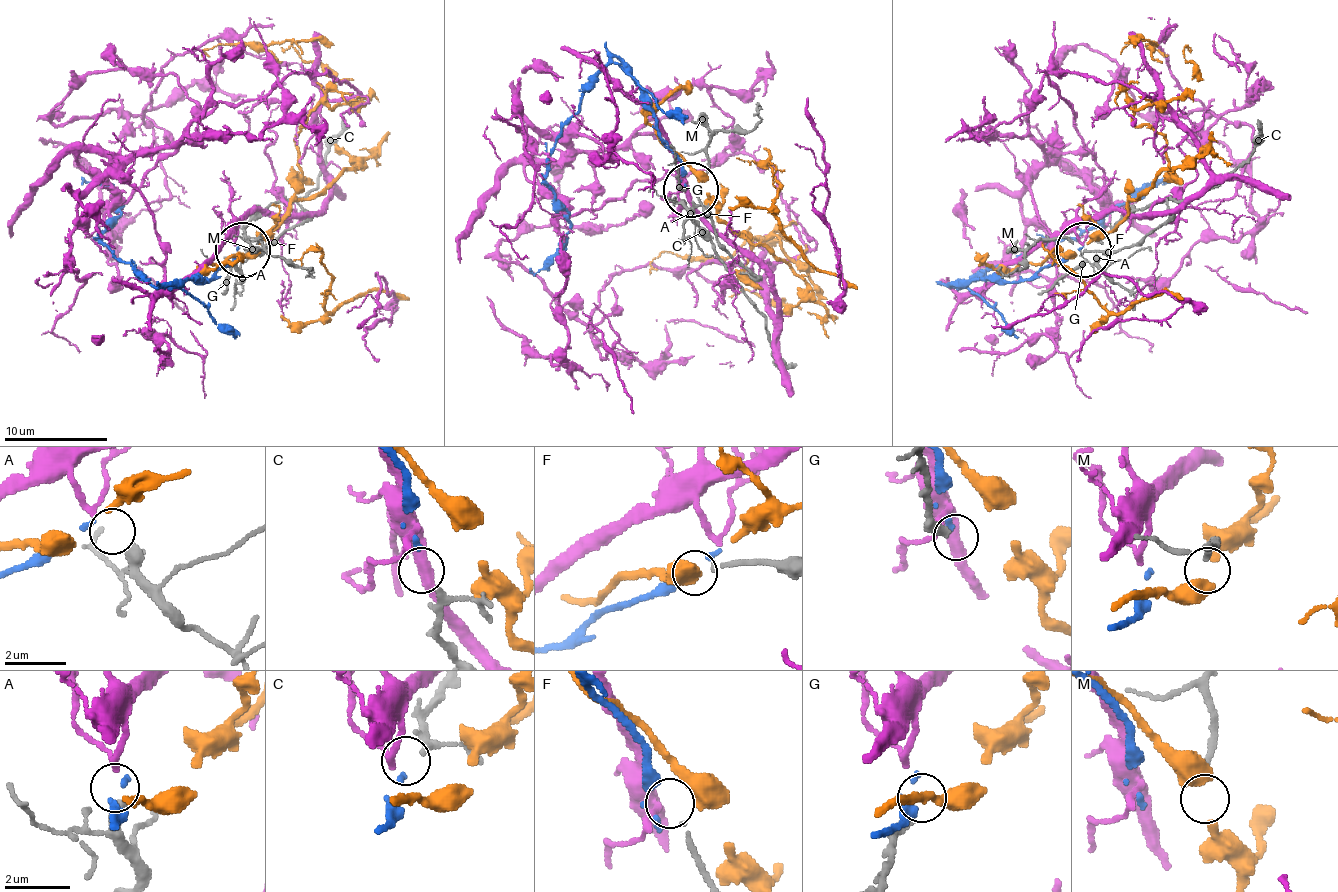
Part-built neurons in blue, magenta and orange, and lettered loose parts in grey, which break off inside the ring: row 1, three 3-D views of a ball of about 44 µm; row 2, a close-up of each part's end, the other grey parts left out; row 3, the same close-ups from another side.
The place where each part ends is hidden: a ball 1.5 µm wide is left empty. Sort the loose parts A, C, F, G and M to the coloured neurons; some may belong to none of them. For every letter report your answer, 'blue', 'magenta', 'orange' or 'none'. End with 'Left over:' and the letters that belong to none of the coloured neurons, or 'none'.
A: magenta
C: blue
F: none
G: none
M: orange
Left over: F, G

